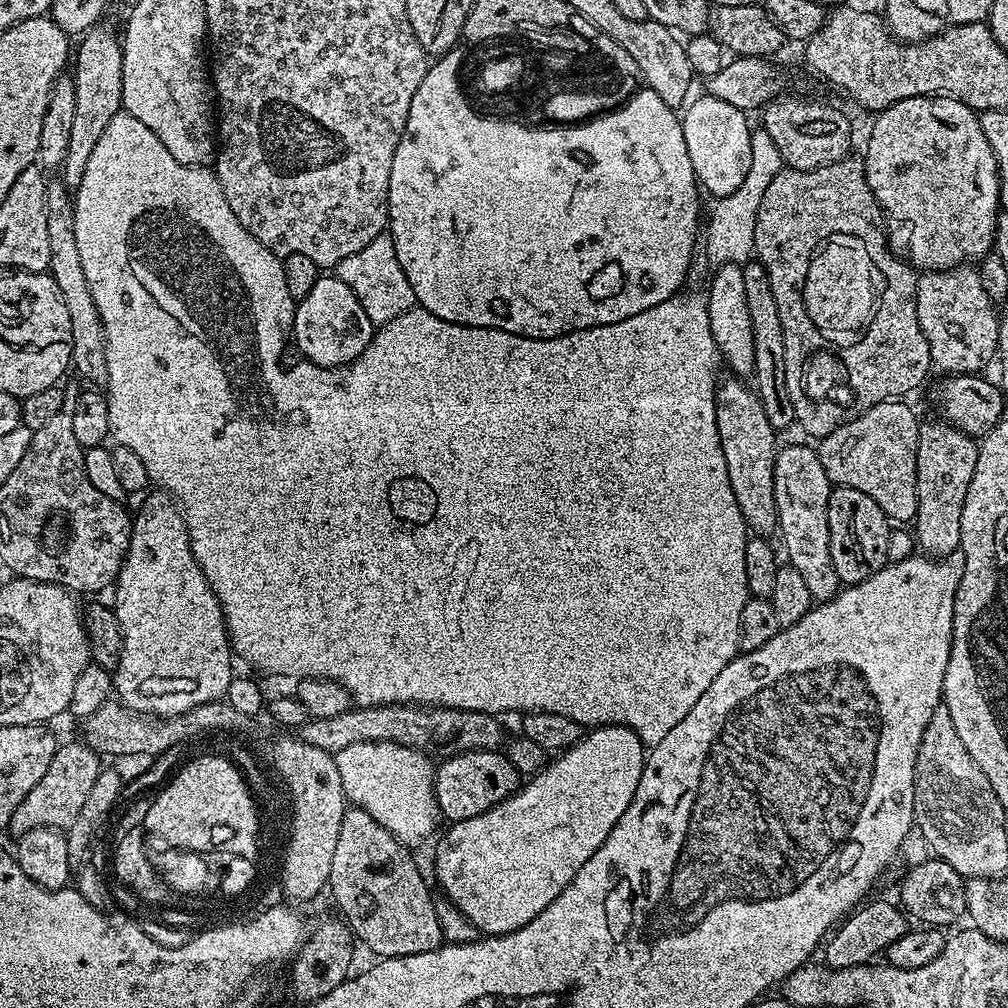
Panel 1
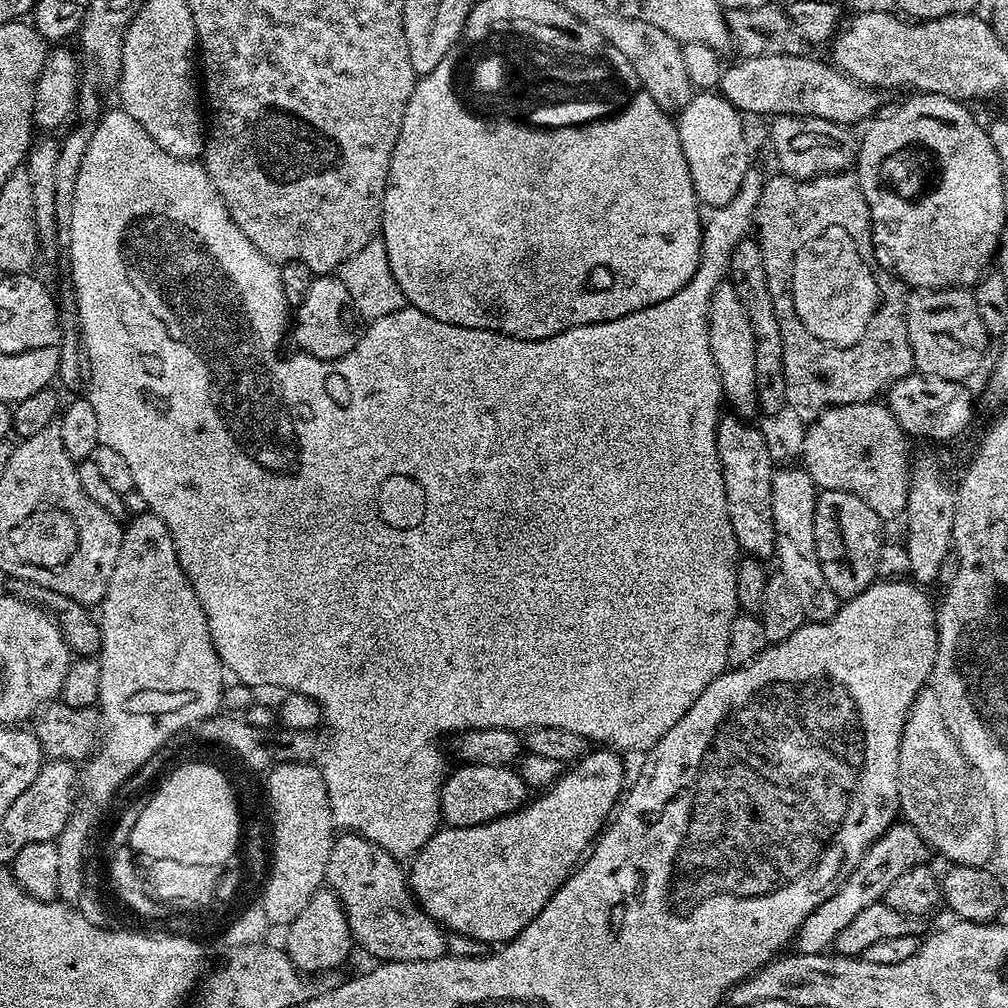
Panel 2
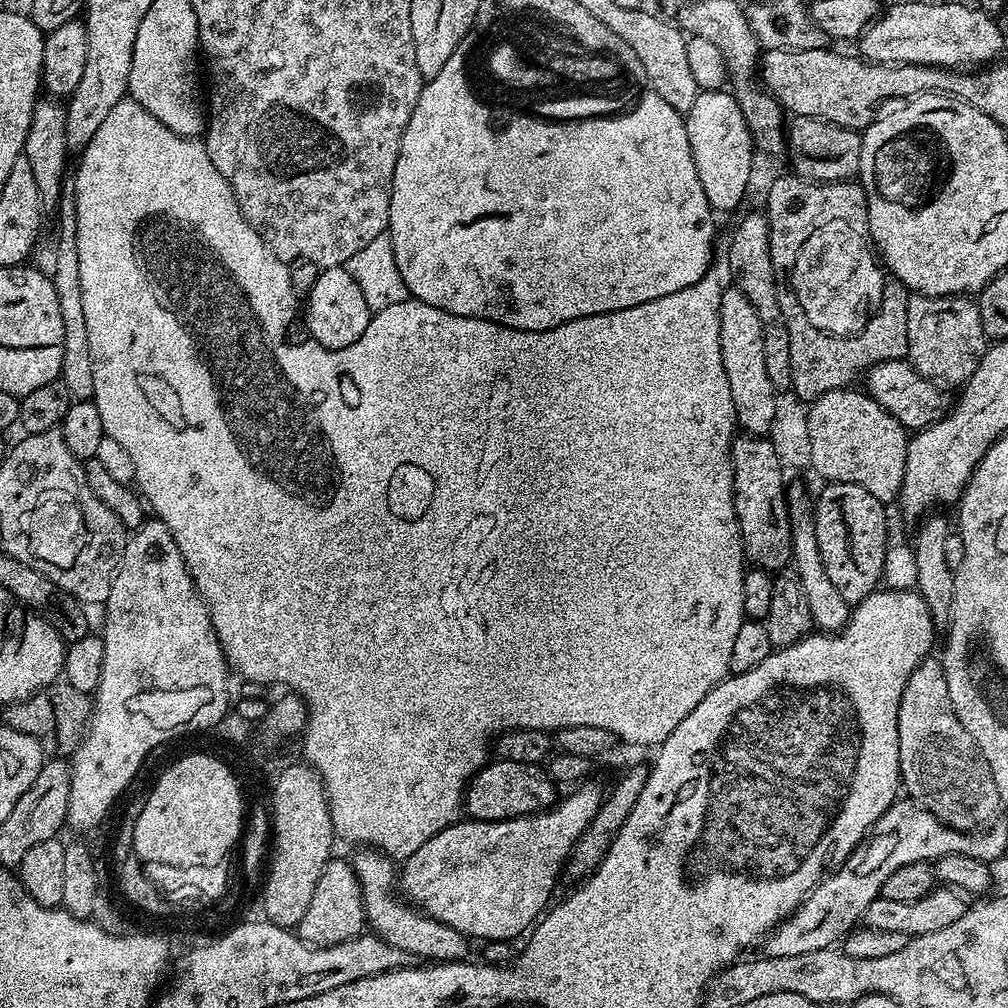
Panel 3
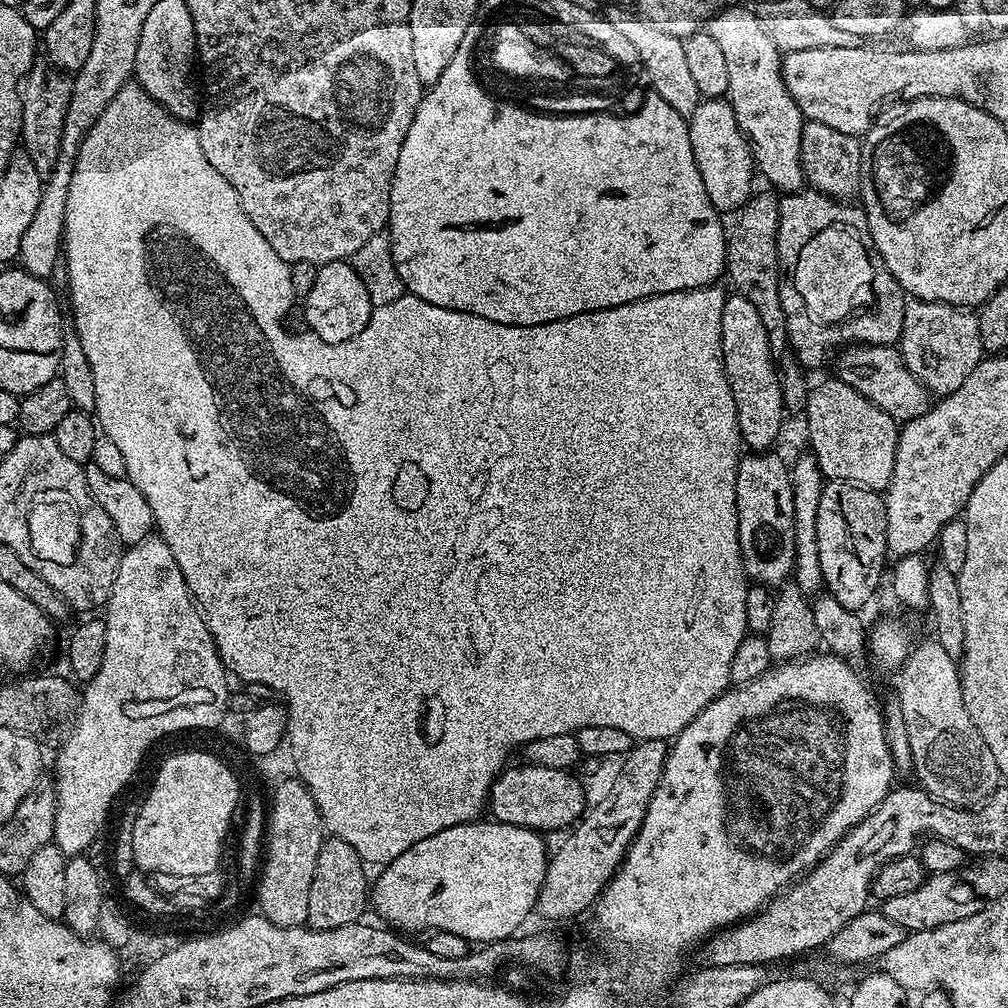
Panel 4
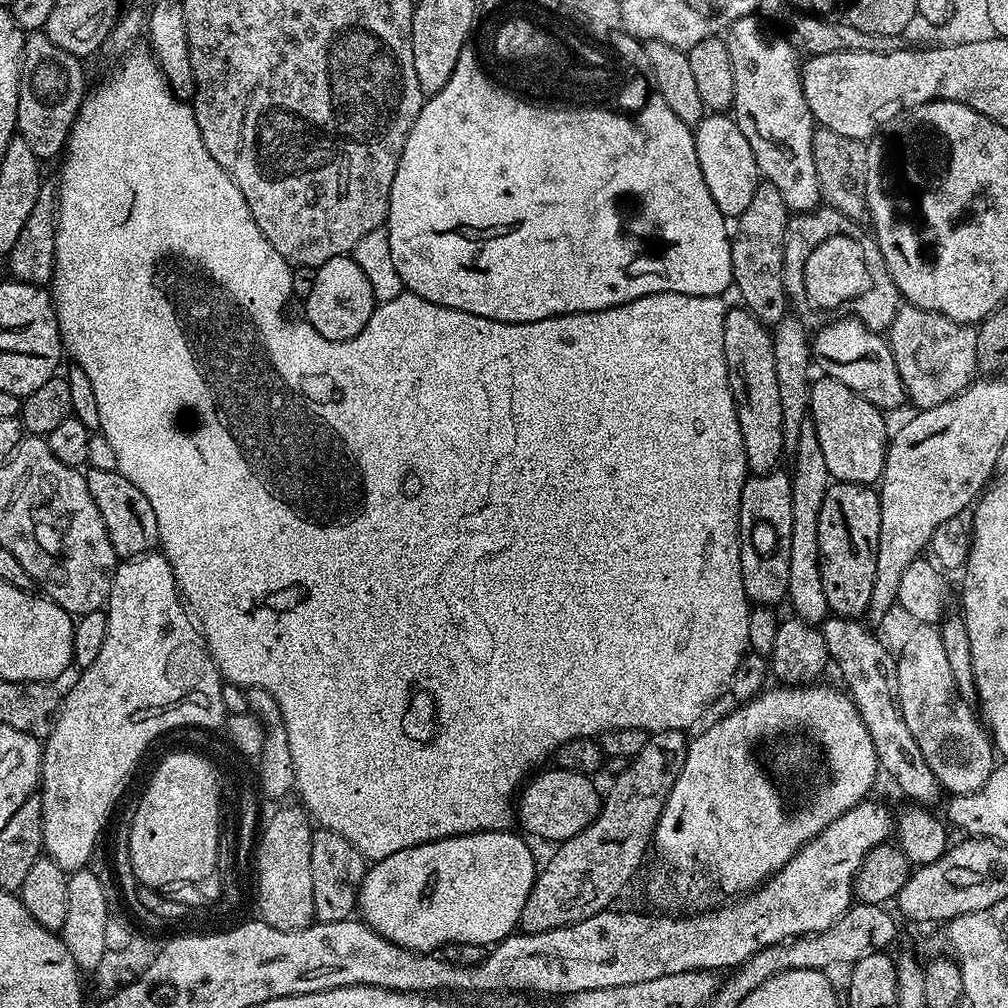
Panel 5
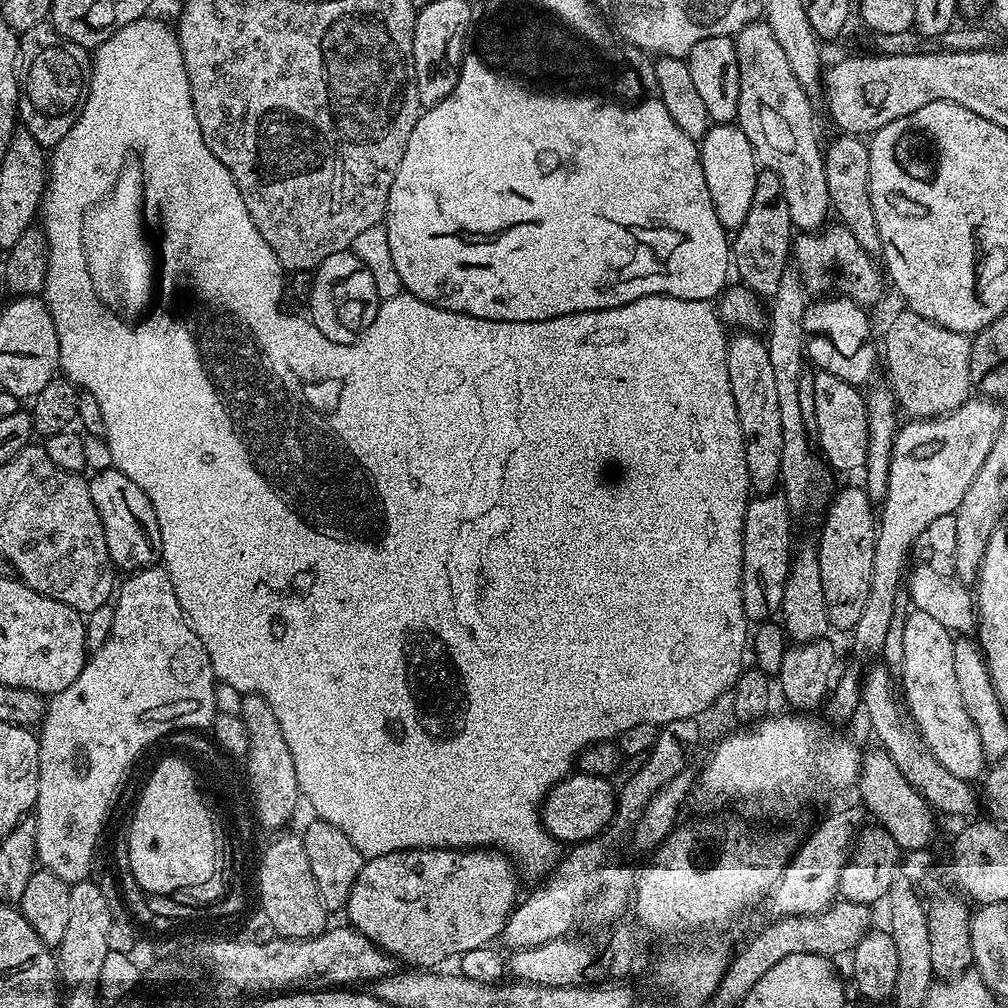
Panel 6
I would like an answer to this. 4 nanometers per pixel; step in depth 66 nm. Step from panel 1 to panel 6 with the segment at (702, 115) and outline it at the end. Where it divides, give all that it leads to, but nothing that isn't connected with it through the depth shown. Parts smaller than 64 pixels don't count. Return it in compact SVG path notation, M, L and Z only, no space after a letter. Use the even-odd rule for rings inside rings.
M711 125L698 148L701 175L706 178L708 198L714 203L715 213L726 230L740 228L750 210L754 185L760 171L755 152L739 125Z

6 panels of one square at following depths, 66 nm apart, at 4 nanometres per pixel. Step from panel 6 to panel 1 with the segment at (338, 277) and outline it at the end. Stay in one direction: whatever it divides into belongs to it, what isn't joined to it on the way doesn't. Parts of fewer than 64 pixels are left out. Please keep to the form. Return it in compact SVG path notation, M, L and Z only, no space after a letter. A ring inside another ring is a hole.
M322 274L318 282L314 282L314 290L295 305L292 317L294 344L296 340L301 354L308 359L305 361L313 365L323 368L347 366L363 357L373 335L374 326L366 310L362 310L362 302L358 302L354 290L334 274Z

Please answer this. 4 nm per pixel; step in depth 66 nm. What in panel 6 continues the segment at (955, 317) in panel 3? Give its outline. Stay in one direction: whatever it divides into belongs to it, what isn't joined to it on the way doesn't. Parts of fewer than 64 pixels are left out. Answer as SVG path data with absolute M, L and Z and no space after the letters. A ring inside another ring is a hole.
M901 310L888 324L882 340L882 364L888 367L888 380L897 405L904 408L912 418L945 416L962 406L973 395L974 387L970 376L970 350L972 341L965 333L946 330L916 312Z

